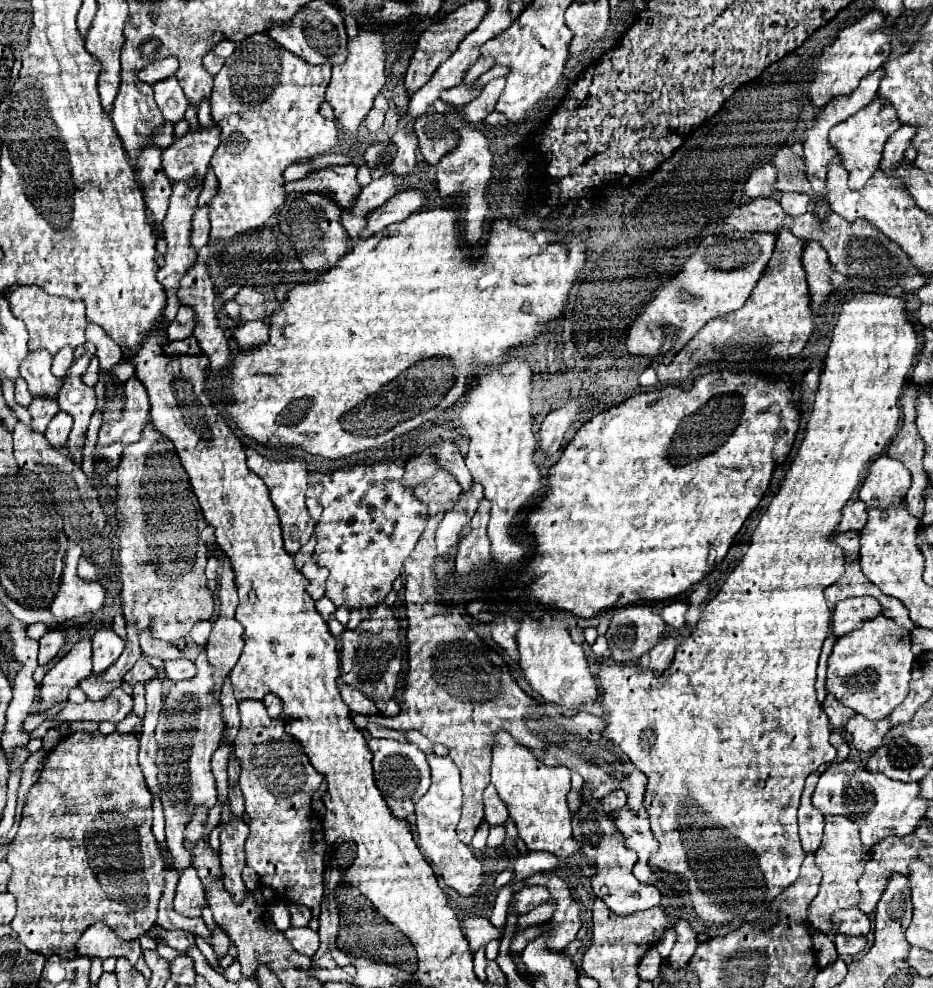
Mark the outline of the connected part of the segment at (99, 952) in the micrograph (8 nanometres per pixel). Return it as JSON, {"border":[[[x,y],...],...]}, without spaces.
{"border":[[[95,922],[93,926],[89,926],[79,942],[77,942],[77,952],[79,956],[99,956],[101,960],[113,956],[125,956],[131,964],[135,964],[141,956],[141,944],[139,940],[127,942],[119,936],[115,936],[113,930],[109,930],[109,926],[105,922]]]}

